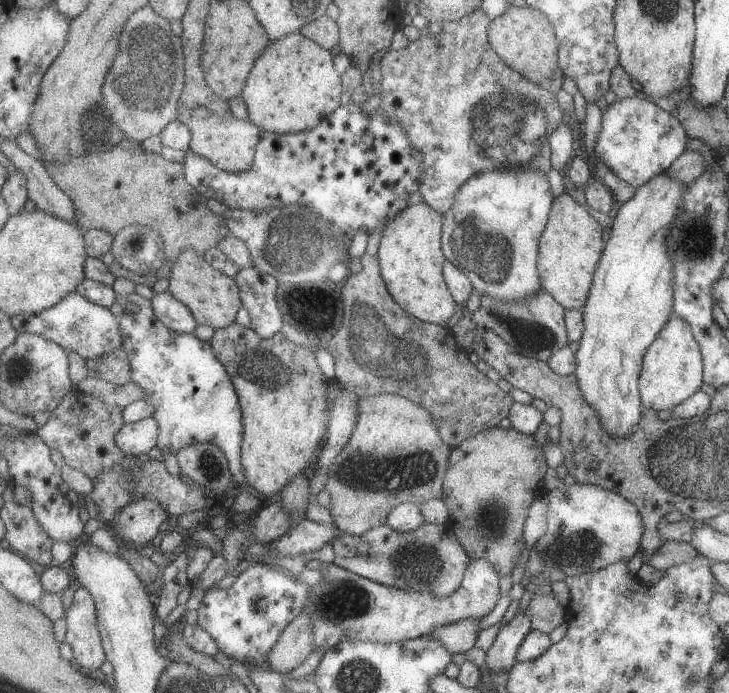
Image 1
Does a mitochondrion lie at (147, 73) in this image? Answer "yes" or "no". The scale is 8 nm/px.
yes

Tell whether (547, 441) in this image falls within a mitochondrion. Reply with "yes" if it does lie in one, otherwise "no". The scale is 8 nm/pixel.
no

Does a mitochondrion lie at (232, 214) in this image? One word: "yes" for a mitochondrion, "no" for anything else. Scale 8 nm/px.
no

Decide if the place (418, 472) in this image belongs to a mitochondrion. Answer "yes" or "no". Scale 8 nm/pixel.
yes

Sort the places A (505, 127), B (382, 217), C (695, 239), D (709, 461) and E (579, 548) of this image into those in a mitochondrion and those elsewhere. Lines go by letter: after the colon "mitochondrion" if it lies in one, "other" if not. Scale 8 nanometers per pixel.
A: mitochondrion
B: other
C: mitochondrion
D: mitochondrion
E: mitochondrion

